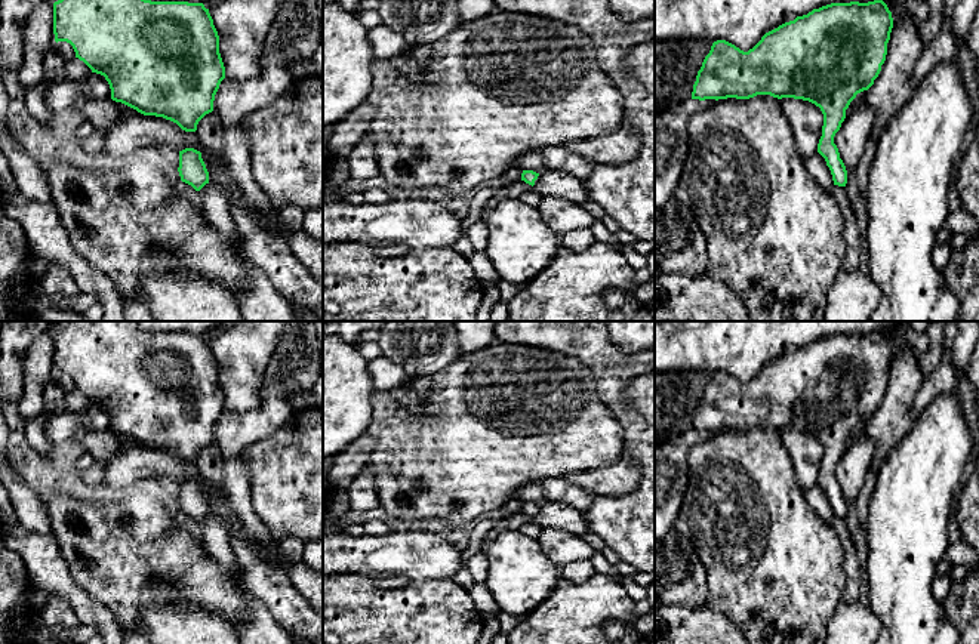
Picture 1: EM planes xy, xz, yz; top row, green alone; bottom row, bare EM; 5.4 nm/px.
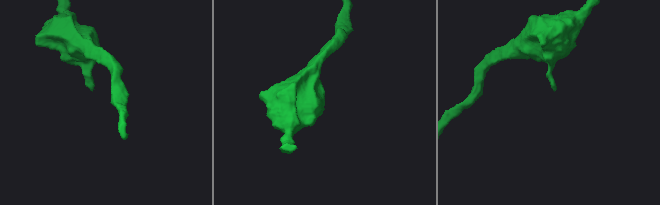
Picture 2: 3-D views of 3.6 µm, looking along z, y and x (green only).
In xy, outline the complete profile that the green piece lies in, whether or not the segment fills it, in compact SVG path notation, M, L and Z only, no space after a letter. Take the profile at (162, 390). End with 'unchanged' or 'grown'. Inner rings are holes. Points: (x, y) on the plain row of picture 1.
M68 321L67 326L53 335L53 366L55 373L67 373L73 378L76 389L83 392L92 404L101 406L110 416L111 431L121 434L144 447L163 449L176 455L185 463L196 463L198 453L213 443L215 426L225 410L225 398L219 385L219 367L213 357L209 341L203 335L188 333L151 333L139 327L139 321Z; unchanged

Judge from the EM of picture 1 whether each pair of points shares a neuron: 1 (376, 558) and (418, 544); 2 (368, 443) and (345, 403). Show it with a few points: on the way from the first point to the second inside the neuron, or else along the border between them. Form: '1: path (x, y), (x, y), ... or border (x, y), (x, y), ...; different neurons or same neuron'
1: path (387, 555), (399, 554), (408, 545); same neuron
2: border (365, 433), (338, 455); different neurons

